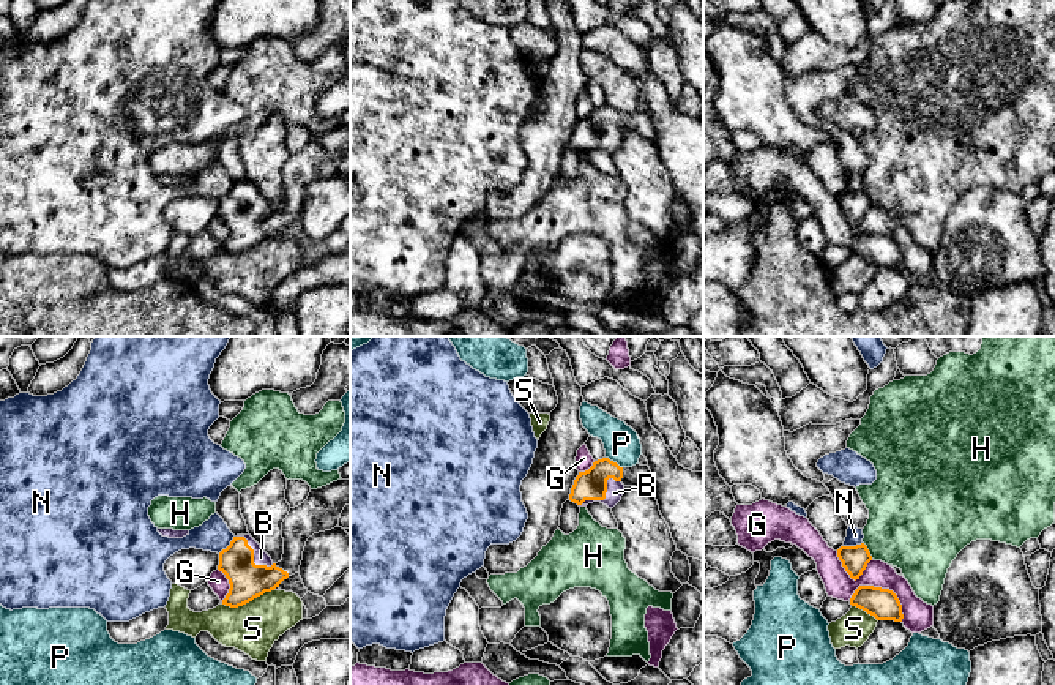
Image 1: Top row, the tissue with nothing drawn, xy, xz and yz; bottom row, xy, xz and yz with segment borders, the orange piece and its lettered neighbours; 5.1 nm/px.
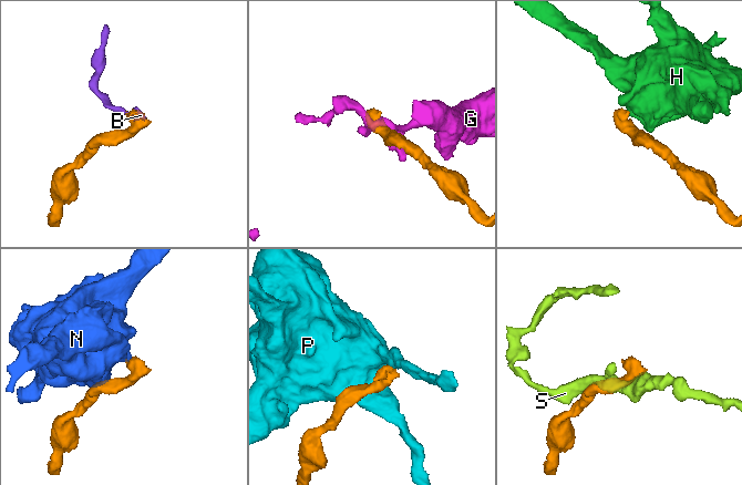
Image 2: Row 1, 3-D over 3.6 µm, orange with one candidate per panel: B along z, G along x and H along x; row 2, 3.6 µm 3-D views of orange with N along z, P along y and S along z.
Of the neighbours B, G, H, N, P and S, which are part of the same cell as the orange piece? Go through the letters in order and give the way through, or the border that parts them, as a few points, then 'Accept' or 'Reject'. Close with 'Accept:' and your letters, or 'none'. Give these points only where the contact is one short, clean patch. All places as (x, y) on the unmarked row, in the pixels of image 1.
B: Accept
G: Reject
H: Boundary: yz (863, 188), (872, 204). Reject
N: Boundary: xy (234, 182), (218, 199). Reject
P: Reject
S: Reject
Accept: B

